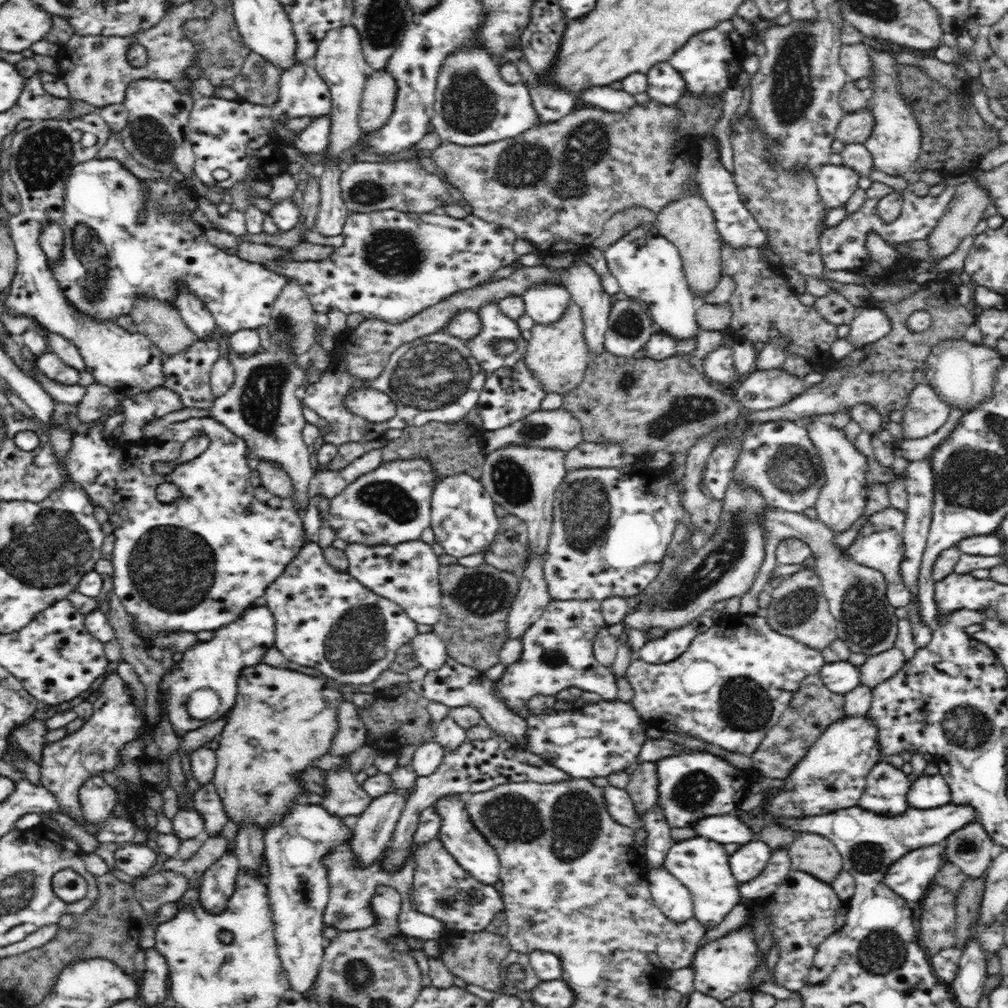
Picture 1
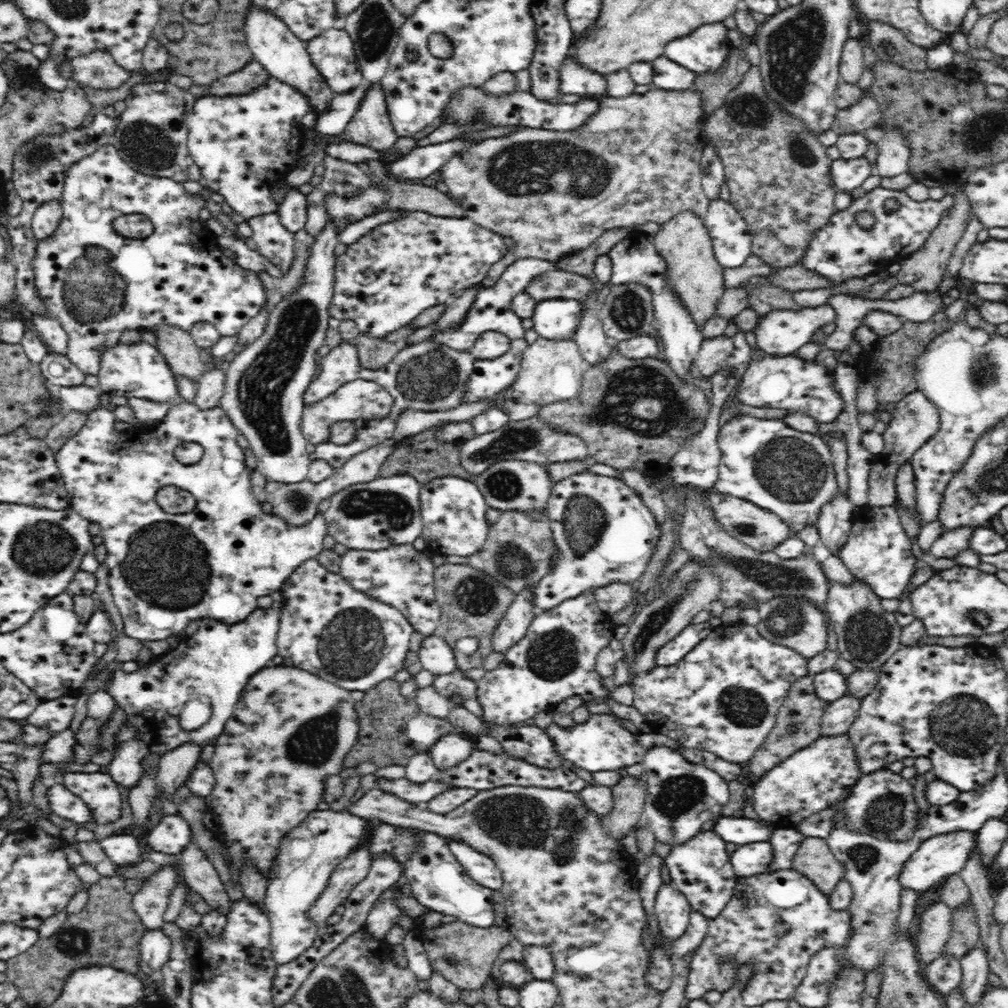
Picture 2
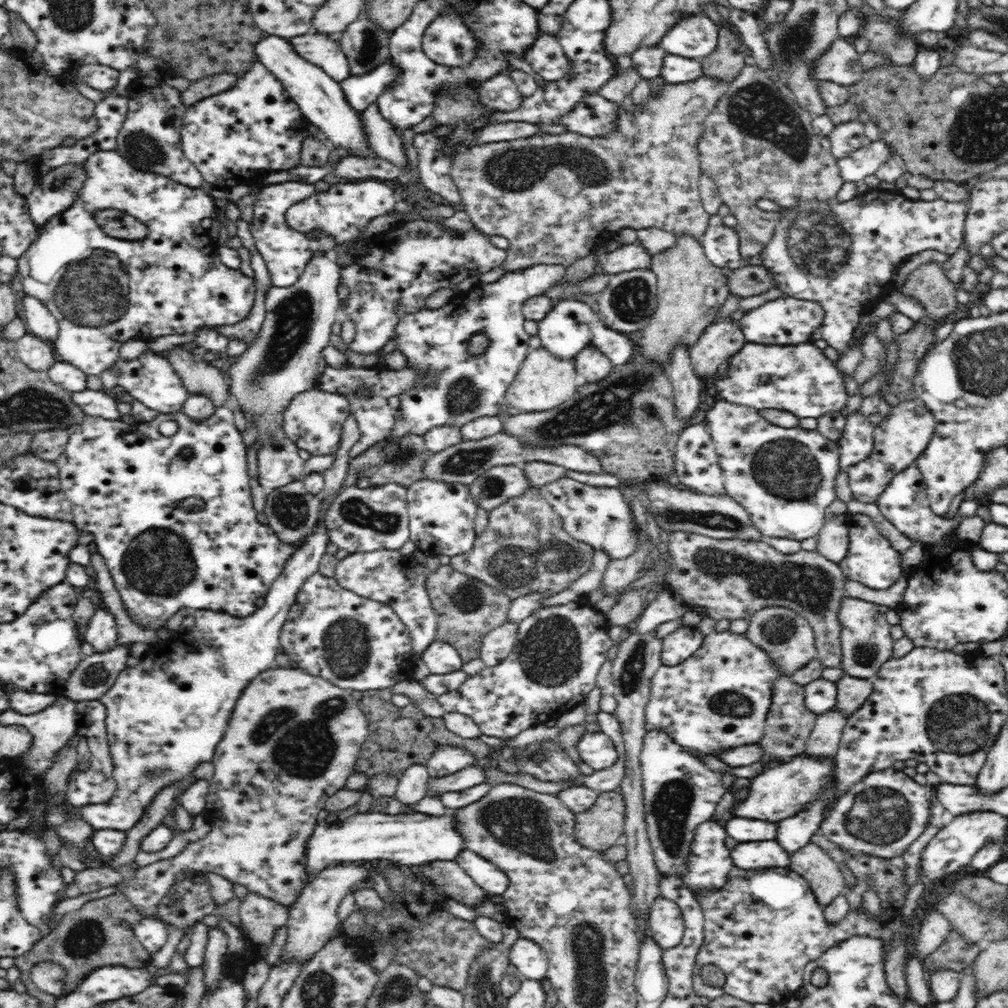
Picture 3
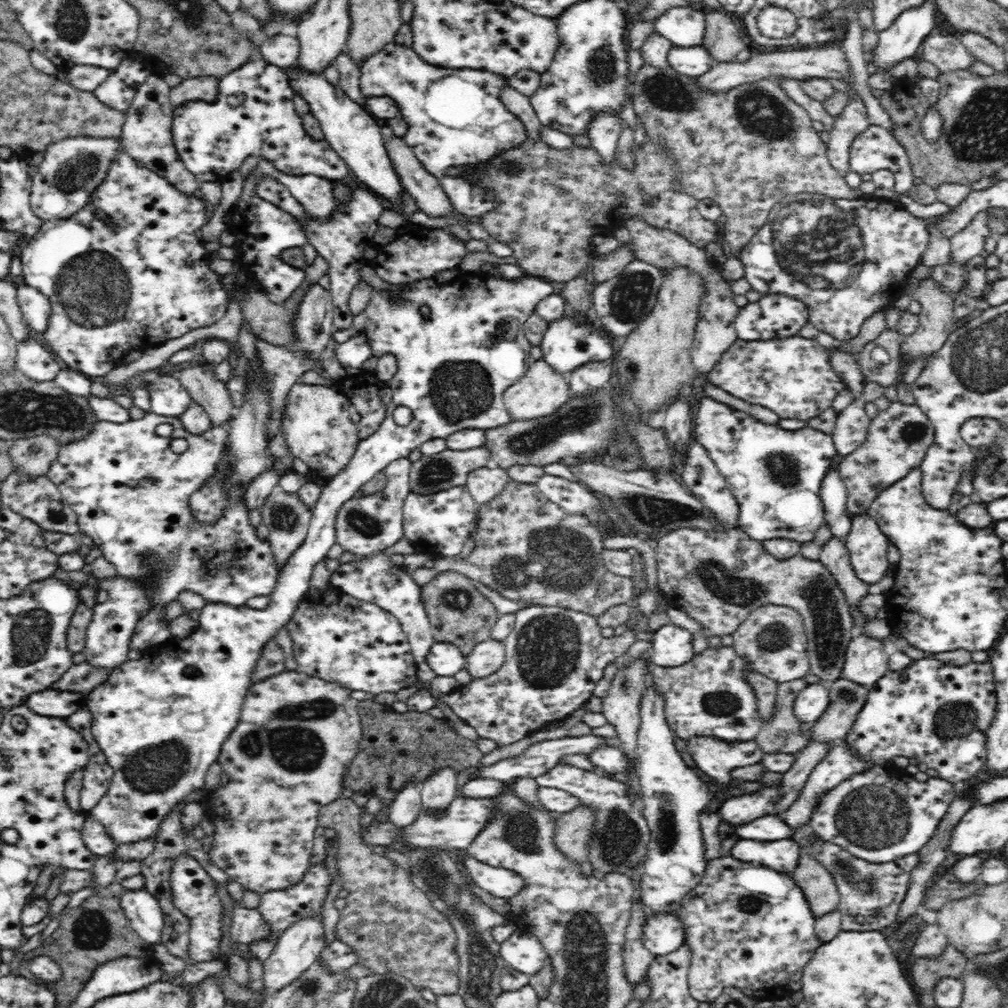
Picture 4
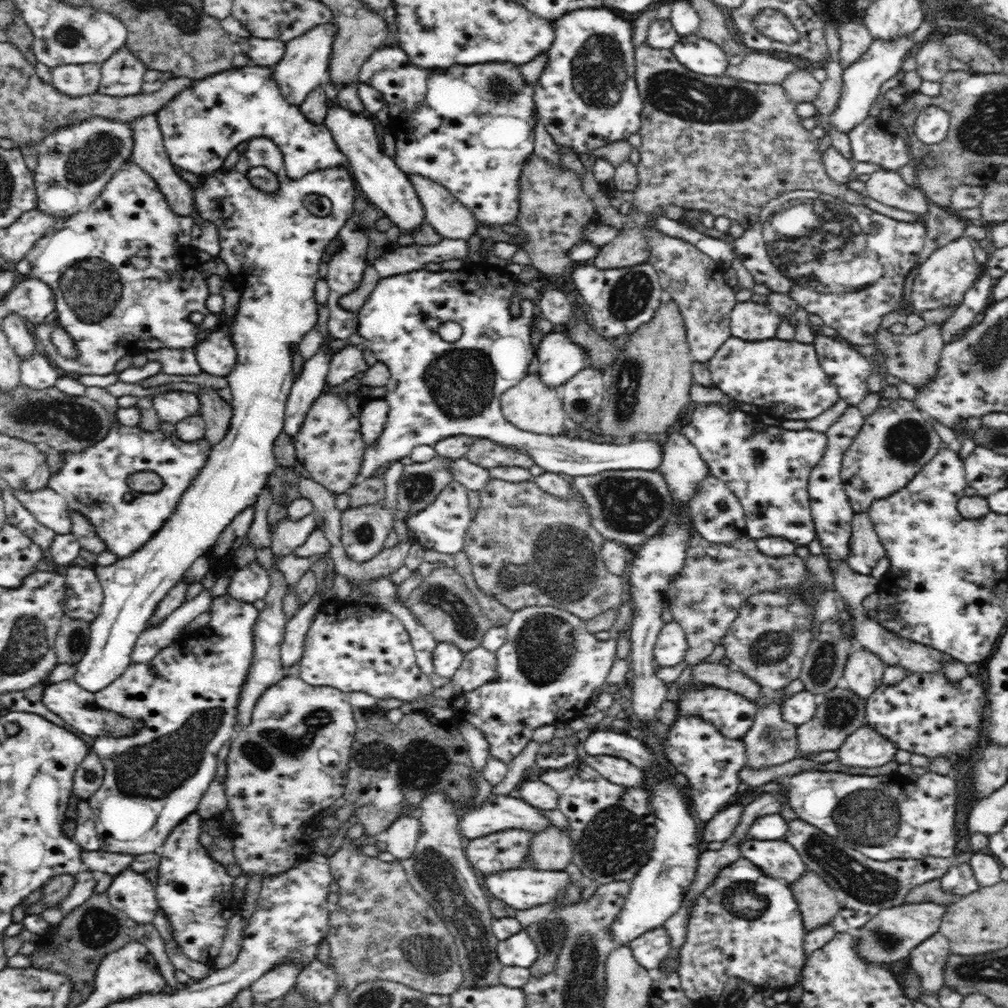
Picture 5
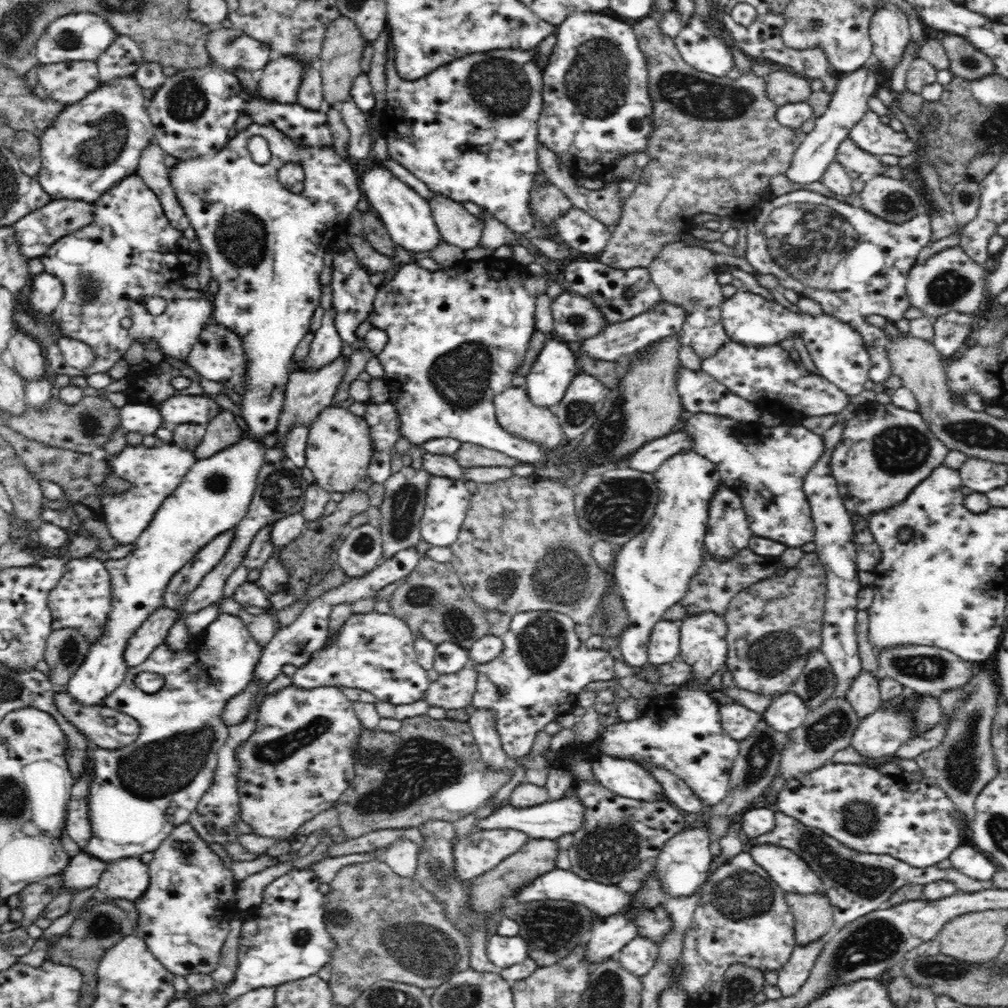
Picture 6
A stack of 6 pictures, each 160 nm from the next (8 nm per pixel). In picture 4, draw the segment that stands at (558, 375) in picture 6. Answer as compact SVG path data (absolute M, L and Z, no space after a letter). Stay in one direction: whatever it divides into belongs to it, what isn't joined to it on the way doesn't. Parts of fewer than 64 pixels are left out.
M567 310L560 320L549 324L540 349L543 352L542 358L556 372L567 375L586 362L612 361L616 356L613 344L613 338L598 327L592 315L586 318L576 318L573 313Z

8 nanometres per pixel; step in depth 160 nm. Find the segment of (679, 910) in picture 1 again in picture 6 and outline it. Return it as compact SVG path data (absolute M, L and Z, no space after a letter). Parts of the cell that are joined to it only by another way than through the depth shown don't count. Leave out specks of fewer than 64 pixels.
M633 938L616 954L617 961L634 976L644 976L659 957L659 945L649 938Z

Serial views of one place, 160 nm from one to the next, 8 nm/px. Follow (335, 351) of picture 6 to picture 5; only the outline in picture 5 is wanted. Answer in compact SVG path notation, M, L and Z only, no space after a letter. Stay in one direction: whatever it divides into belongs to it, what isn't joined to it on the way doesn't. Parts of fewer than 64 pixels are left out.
M322 344L316 354L304 361L302 371L291 386L289 398L285 405L283 431L292 439L302 428L307 413L324 390L326 375L331 363L330 353L327 344Z

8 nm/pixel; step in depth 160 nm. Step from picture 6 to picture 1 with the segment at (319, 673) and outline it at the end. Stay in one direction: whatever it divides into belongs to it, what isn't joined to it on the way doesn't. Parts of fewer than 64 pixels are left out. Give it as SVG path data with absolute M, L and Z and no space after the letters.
M309 543L298 552L284 572L266 588L264 596L265 606L274 615L275 647L284 658L300 666L315 668L340 684L372 684L390 668L398 648L410 643L417 634L417 622L401 606L362 586L351 574L338 572L328 564L323 549L316 543Z

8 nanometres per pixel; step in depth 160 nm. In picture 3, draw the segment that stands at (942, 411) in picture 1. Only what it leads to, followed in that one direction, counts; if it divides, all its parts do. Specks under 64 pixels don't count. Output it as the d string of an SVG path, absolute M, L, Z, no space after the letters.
M918 398L914 401L904 400L898 406L892 407L890 414L874 427L874 448L870 456L847 467L852 498L858 502L876 503L892 478L910 465L914 465L918 456L926 450L927 444L933 437L934 429L934 415Z

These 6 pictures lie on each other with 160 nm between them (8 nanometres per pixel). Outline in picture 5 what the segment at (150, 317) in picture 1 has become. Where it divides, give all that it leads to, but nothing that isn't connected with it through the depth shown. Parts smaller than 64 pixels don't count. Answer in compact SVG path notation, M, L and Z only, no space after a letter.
M204 387L199 402L199 414L205 420L204 438L212 445L218 444L228 432L233 416L232 406L219 396L217 390Z

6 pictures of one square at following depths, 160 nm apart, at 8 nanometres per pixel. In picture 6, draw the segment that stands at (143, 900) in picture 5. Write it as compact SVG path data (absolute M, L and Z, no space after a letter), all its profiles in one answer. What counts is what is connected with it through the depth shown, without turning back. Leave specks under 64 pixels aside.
M126 857L107 864L98 882L98 894L107 902L126 899L134 902L150 886L149 865L140 857Z

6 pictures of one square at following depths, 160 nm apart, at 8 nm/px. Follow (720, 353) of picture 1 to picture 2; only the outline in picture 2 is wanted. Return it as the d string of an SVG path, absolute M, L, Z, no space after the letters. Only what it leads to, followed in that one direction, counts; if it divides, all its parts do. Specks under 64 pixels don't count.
M728 336L704 339L693 362L695 376L710 378L726 364L726 359L734 350L733 338Z

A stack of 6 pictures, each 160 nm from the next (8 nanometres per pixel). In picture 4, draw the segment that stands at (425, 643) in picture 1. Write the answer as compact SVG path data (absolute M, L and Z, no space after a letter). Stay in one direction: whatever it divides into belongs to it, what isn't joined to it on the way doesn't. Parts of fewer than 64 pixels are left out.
M435 641L426 662L438 676L454 676L465 668L466 657L456 645Z

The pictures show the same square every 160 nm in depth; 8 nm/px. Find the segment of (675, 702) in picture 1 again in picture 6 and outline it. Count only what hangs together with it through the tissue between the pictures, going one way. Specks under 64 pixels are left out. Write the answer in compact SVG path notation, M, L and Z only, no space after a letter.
M739 702L719 704L721 725L726 736L738 744L746 740L760 720L760 714L744 707Z

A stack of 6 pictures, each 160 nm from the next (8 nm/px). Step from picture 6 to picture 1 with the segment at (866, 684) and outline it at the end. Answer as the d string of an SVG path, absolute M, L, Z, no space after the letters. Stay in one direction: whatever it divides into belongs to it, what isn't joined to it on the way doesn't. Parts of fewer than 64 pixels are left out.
M768 507L761 516L761 525L765 530L766 553L762 564L756 572L754 584L748 592L741 596L739 613L754 615L757 611L757 598L759 593L766 589L770 574L777 565L776 550L777 541L799 538L814 554L814 564L824 596L829 604L832 616L837 620L837 635L851 649L851 652L874 656L884 650L894 648L896 636L898 636L897 621L894 613L896 609L890 604L886 596L886 581L884 575L875 568L856 564L851 556L845 554L844 549L834 545L836 532L832 532L818 519L810 519L802 514L783 511L774 507Z

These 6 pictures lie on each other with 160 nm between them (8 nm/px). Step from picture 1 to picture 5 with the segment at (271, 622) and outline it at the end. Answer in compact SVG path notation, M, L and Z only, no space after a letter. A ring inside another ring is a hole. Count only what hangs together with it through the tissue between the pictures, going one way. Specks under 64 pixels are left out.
M486 261L478 264L478 262L468 262L460 270L456 272L442 271L437 268L426 268L418 272L408 272L404 275L390 276L387 278L381 278L377 286L372 290L368 300L362 308L360 308L358 314L358 331L357 334L365 339L363 343L363 350L374 352L377 360L383 362L390 371L390 380L386 385L387 394L384 400L389 405L389 414L384 426L384 430L380 435L380 438L368 446L364 450L364 460L362 460L362 466L360 466L359 481L363 479L368 479L377 468L382 468L388 462L400 461L404 456L411 456L413 448L420 445L433 446L439 440L448 438L449 436L466 435L472 438L486 438L495 442L496 444L501 444L506 448L511 448L512 450L517 450L518 452L523 452L527 454L536 465L543 468L546 472L554 472L558 474L568 474L568 476L594 476L600 474L604 471L632 471L632 470L658 470L661 465L661 460L663 458L663 446L658 442L648 440L648 439L633 439L633 441L628 441L626 444L596 444L592 442L593 439L583 440L580 438L568 437L568 435L556 435L548 436L542 434L536 434L533 432L523 431L516 428L513 424L510 424L504 417L501 410L501 397L506 390L512 388L515 384L518 384L527 374L528 366L530 366L530 360L536 353L531 344L531 322L534 316L534 311L536 309L535 304L531 300L522 300L520 302L519 313L514 316L510 312L510 306L512 306L512 297L514 296L515 290L515 277L513 277L508 271L498 268L498 266L492 266L492 264L487 264ZM446 322L456 322L462 327L462 336L460 340L456 342L445 342L440 337L438 330L440 326ZM228 593L213 598L212 602L210 602L208 611L211 612L211 618L209 618L207 625L203 625L203 627L197 629L195 633L186 635L181 634L177 639L177 643L172 643L170 646L162 648L162 650L160 650L150 662L146 662L146 664L136 664L131 662L128 668L126 668L112 684L108 684L106 688L102 688L102 690L98 690L98 692L92 694L96 708L114 712L126 718L142 721L142 730L136 732L136 734L132 734L132 736L118 736L118 738L114 738L113 736L100 736L100 738L94 739L93 750L98 756L100 763L104 766L105 776L102 786L98 788L96 794L88 799L88 802L91 810L94 812L100 849L104 852L134 855L157 852L172 830L174 830L174 828L180 824L180 822L183 822L189 815L192 815L197 811L202 796L204 796L210 783L217 776L217 756L219 750L224 746L225 742L232 741L237 737L239 731L237 728L237 706L239 696L242 685L246 682L246 677L248 670L250 670L254 654L254 622L250 619L255 617L255 614L253 614L254 612L247 603L233 599Z

